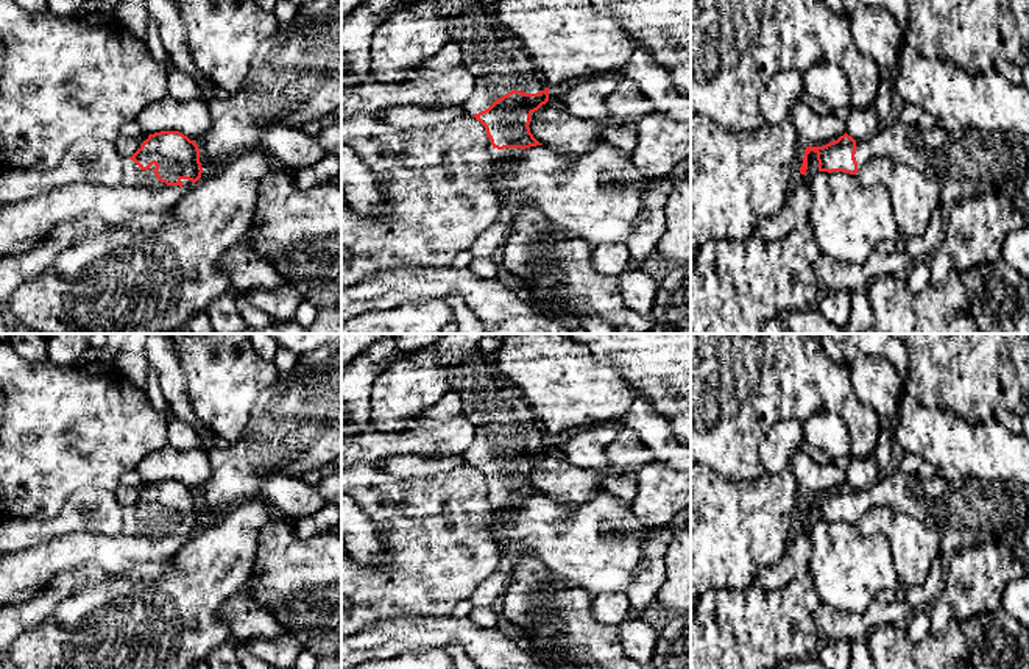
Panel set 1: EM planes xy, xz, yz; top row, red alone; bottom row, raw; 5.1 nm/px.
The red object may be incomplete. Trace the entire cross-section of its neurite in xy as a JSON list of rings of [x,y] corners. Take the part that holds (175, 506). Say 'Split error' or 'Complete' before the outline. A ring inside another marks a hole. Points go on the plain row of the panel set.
Split error. [[[179,480],[150,483],[140,497],[125,510],[126,536],[190,536],[203,522],[198,494]]]

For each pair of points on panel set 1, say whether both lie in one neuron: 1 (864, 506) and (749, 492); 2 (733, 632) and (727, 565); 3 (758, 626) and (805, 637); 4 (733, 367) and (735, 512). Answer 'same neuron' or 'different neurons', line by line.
1: different neurons
2: different neurons
3: same neuron
4: different neurons

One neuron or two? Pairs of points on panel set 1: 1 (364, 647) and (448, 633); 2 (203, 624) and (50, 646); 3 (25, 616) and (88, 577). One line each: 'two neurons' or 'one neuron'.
1: one neuron
2: one neuron
3: one neuron

